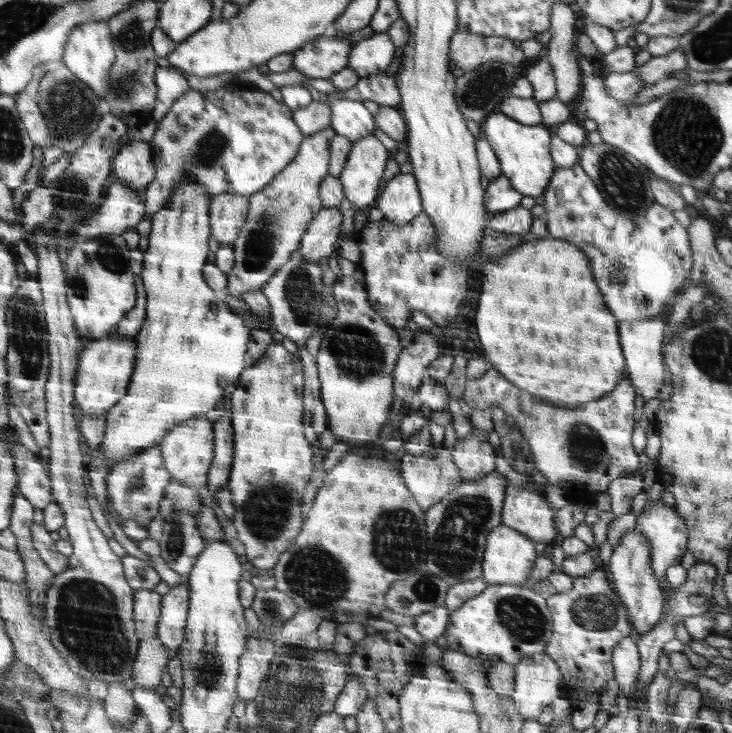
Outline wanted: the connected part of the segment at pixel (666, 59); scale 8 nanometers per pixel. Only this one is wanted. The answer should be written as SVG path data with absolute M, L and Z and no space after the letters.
M676 48L670 55L652 57L644 65L636 65L632 71L636 74L636 80L642 84L640 88L644 89L650 88L660 80L672 78L680 69L687 68L687 64L684 52Z

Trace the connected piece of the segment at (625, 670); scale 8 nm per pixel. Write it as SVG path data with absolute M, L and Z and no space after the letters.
M628 637L615 647L612 664L615 665L616 682L619 684L621 697L632 697L640 673L639 647L635 638Z

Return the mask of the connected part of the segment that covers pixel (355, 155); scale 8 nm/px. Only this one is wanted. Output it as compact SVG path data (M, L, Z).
M374 134L353 144L338 177L346 200L356 208L364 211L364 206L376 200L386 160L386 148L374 138Z

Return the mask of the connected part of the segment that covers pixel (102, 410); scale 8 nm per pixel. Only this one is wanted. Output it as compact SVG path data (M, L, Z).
M106 336L104 339L86 341L84 353L80 356L79 377L76 380L76 405L82 416L84 415L105 415L111 411L119 400L127 395L127 388L132 380L136 368L136 344L135 340L122 341L118 336Z

